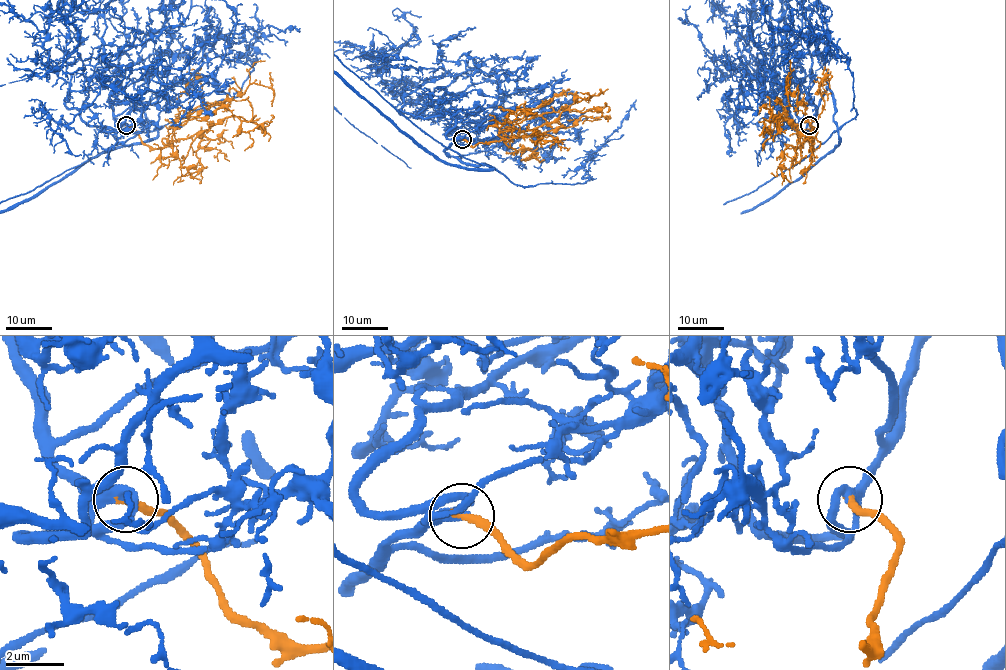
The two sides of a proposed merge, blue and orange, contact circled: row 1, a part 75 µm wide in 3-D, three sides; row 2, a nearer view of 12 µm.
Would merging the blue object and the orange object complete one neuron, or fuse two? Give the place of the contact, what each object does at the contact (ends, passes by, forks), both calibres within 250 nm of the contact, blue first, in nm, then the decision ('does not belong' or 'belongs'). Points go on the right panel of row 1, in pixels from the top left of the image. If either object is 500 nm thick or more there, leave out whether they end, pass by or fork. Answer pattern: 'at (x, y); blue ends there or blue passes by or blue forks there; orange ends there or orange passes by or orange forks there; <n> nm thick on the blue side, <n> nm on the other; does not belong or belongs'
at (809, 125); blue passes by; orange ends there; 360 nm thick on the blue side, 300 nm on the other; belongs

